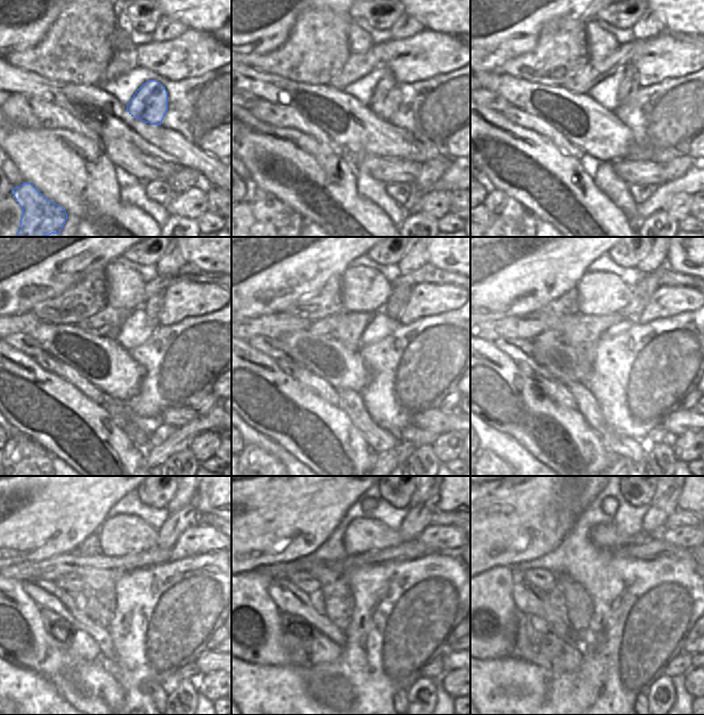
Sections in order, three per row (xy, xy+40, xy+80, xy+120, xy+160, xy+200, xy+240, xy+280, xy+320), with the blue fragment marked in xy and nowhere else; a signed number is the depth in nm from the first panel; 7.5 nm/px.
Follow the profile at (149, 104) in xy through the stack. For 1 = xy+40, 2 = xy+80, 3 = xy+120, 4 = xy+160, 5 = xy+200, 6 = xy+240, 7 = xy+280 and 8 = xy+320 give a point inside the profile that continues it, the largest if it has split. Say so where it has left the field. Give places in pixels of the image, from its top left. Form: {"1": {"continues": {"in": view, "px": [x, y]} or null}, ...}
{"1": {"continues": {"in": "xy+40", "px": [386, 97]}}, "2": {"continues": {"in": "xy+80", "px": [628, 84]}}, "3": {"continues": {"in": "xy+120", "px": [153, 306]}}, "4": {"continues": {"in": "xy+160", "px": [397, 301]}}, "5": {"continues": {"in": "xy+200", "px": [642, 291]}}, "6": {"continues": {"in": "xy+240", "px": [177, 522]}}, "7": {"continues": {"in": "xy+280", "px": [418, 518]}}, "8": {"continues": {"in": "xy+320", "px": [658, 511]}}}

